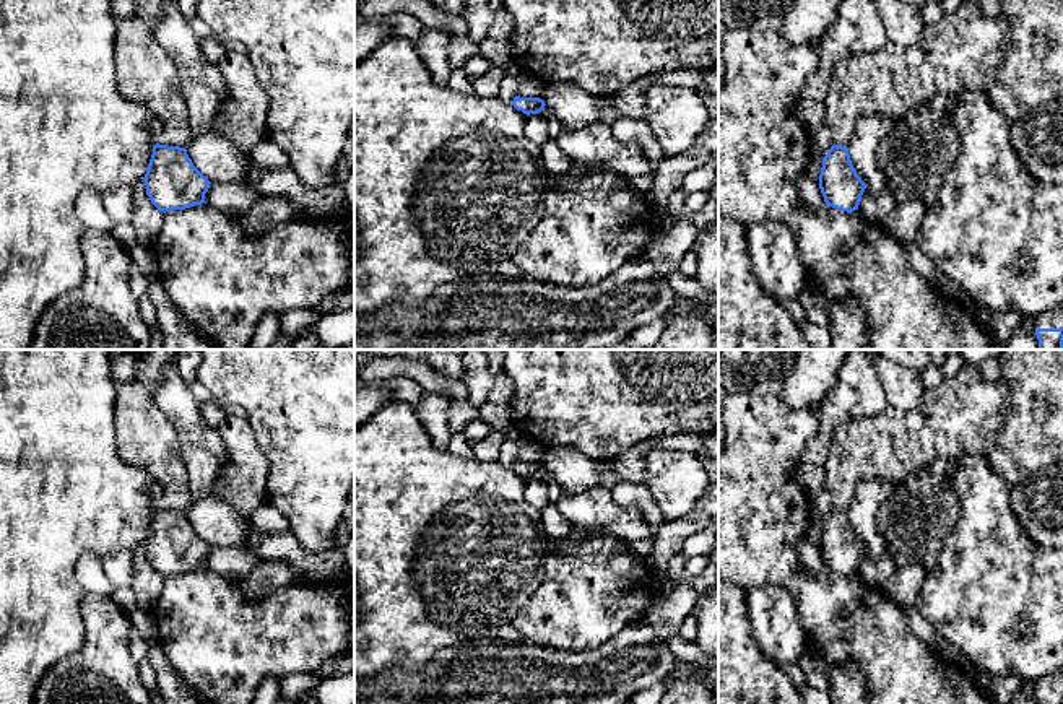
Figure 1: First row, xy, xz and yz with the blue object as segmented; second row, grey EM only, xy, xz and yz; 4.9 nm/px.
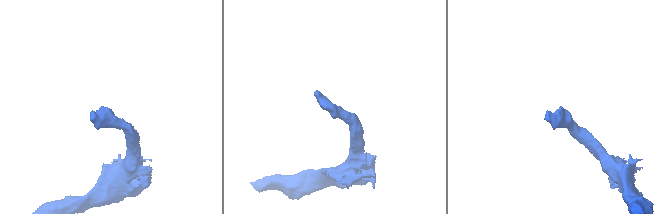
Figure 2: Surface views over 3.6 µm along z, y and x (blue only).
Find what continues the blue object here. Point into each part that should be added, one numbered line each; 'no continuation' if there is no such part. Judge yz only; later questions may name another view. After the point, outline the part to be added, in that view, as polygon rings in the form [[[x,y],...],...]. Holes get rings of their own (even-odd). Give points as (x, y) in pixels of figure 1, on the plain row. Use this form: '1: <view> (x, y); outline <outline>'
1: yz (1054, 683); outline [[[1063,671],[1052,673],[1034,683],[1035,693],[1063,693]]]

